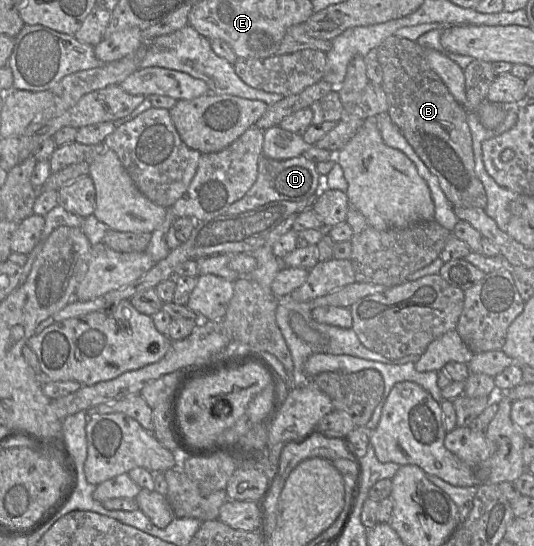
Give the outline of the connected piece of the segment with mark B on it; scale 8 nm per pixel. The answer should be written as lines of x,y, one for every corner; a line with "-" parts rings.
390,36
376,48
376,56
383,70
382,87
387,97
388,113
392,121
398,126
402,134
405,136
409,144
413,147
430,172
437,177
440,188
443,190
447,199
453,206
456,207
485,209
487,205
487,196
482,182
475,174
472,136
467,123
467,110
454,99
444,82
430,67
424,56
424,48
421,47
416,41
411,41
402,37

